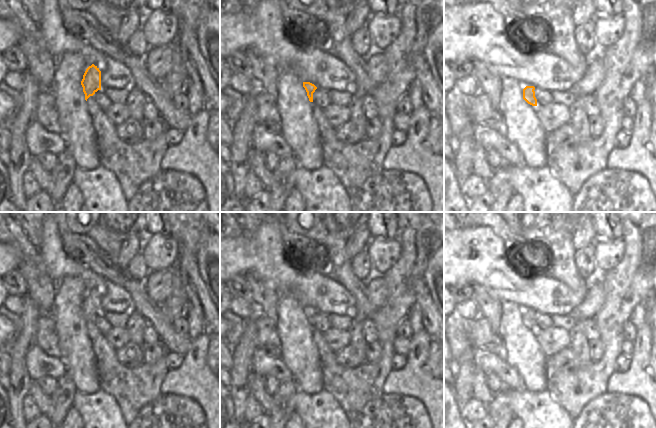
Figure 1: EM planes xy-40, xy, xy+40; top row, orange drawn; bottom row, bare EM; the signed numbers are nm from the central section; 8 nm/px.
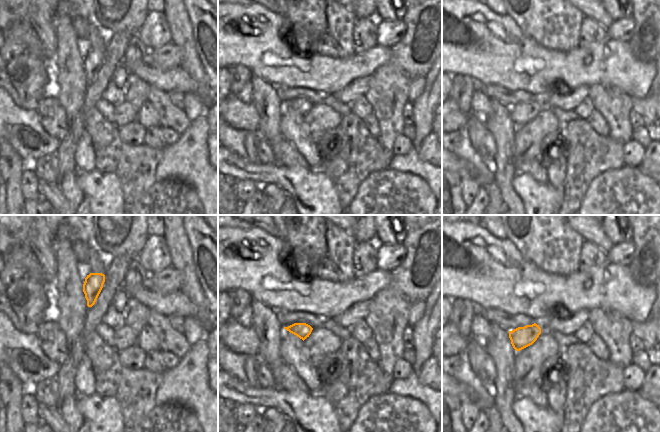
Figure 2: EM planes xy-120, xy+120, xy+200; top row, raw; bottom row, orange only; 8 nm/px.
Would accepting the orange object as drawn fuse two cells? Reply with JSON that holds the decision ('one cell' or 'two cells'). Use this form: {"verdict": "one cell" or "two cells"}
{"verdict": "one cell"}

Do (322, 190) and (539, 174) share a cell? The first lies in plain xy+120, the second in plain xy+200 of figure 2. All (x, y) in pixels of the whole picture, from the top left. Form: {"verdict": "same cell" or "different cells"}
{"verdict": "different cells"}

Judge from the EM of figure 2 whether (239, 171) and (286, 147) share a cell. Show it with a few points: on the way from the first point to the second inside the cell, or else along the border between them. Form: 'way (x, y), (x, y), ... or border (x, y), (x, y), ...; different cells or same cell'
border (278, 163), (284, 166), (302, 167); different cells

